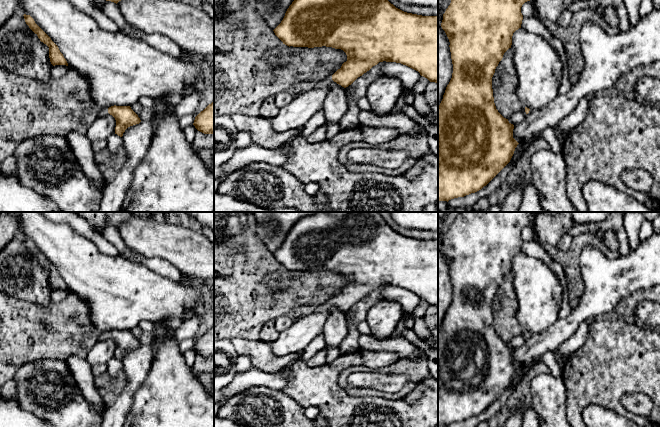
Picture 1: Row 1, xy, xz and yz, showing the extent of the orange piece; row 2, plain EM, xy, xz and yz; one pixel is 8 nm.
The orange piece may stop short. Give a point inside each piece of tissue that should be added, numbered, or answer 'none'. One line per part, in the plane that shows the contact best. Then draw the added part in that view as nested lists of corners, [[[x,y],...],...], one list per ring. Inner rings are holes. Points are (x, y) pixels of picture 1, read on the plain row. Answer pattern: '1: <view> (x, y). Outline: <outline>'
1: xz (328, 303). Outline: [[[327,300],[325,301],[322,305],[318,306],[315,308],[315,312],[321,312],[326,310],[327,308],[331,307],[332,304],[332,300]]]

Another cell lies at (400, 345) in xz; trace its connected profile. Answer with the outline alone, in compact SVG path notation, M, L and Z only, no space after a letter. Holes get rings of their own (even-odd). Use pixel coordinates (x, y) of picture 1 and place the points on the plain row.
M361 334L358 344L363 350L396 352L400 356L416 357L421 350L404 337L378 339L372 335Z

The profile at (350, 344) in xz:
M350 324L347 328L348 335L339 345L341 354L354 353L360 349L358 339L361 334L359 333L357 326L355 326L354 324Z

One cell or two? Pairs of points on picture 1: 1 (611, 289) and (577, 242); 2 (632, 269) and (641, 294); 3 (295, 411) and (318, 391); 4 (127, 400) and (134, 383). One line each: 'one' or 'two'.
1: two
2: two
3: two
4: one

